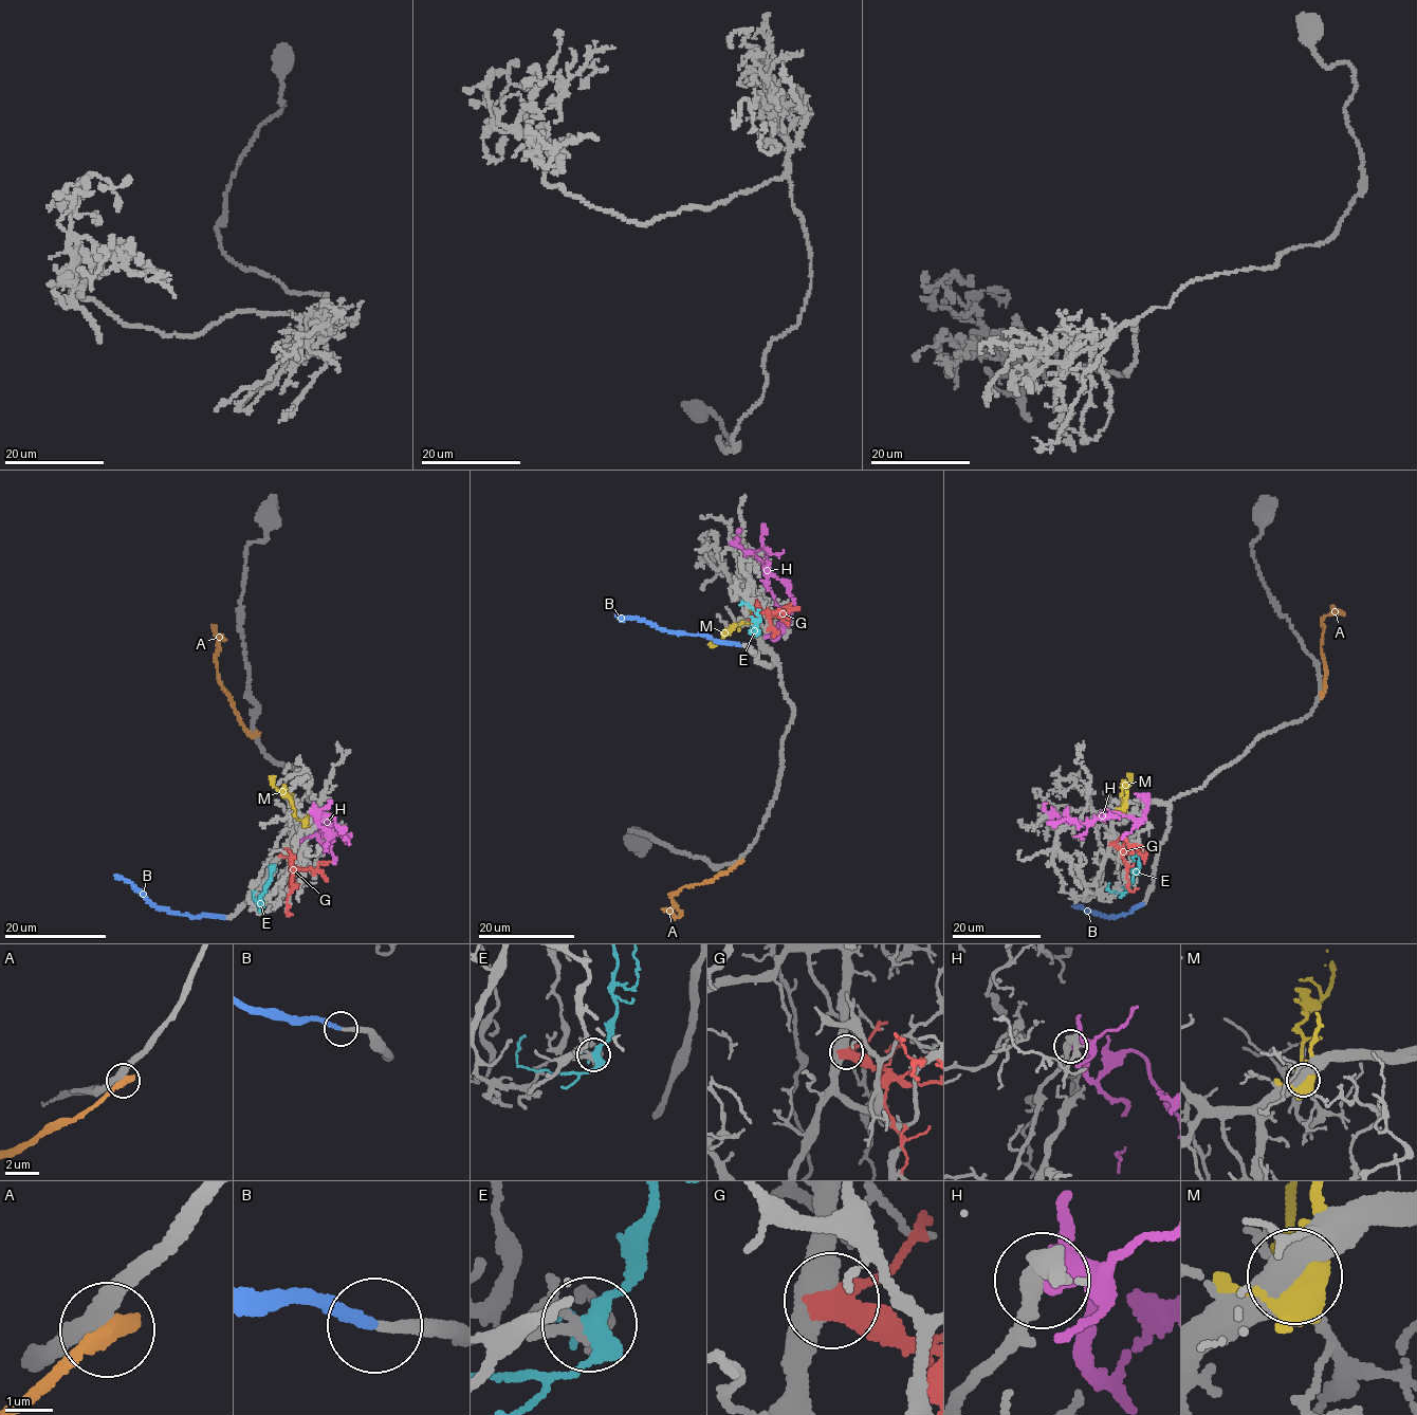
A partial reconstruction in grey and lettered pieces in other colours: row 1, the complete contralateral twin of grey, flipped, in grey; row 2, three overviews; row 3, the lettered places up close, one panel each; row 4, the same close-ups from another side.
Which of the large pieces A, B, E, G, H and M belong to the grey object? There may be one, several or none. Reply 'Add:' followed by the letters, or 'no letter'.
Add: B

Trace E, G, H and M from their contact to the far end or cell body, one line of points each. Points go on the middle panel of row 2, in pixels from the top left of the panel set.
E: (757, 620), (754, 628), (757, 632)
G: (756, 603), (757, 607), (765, 611), (780, 610), (788, 618)
H: (732, 543), (761, 562), (774, 603), (785, 611), (785, 625), (775, 636), (777, 621)
M: (754, 619), (733, 627), (716, 643), (709, 644)

